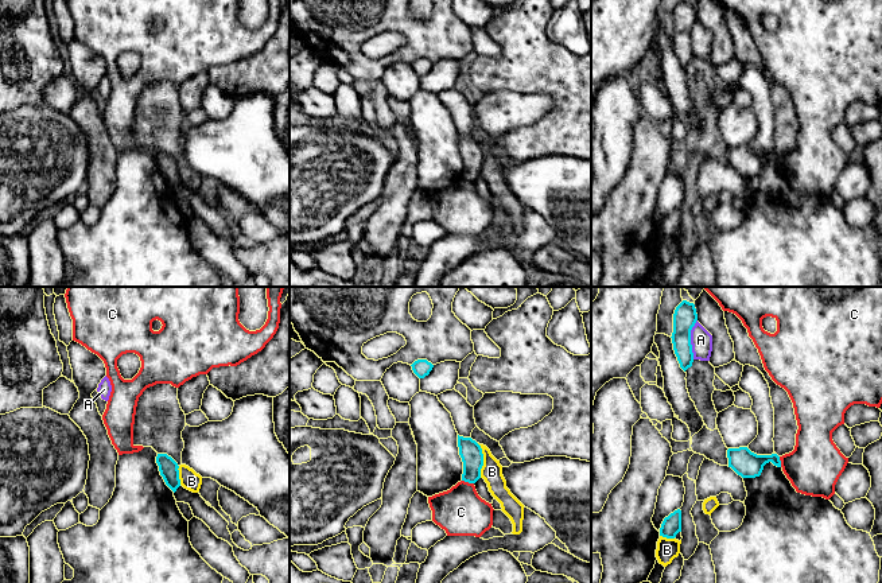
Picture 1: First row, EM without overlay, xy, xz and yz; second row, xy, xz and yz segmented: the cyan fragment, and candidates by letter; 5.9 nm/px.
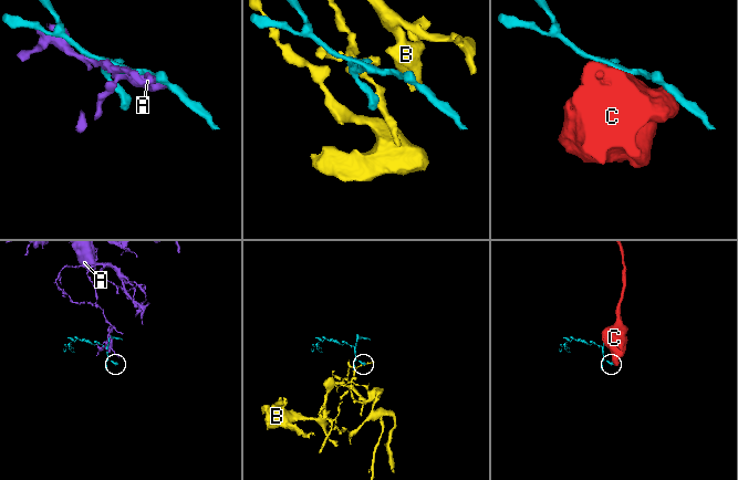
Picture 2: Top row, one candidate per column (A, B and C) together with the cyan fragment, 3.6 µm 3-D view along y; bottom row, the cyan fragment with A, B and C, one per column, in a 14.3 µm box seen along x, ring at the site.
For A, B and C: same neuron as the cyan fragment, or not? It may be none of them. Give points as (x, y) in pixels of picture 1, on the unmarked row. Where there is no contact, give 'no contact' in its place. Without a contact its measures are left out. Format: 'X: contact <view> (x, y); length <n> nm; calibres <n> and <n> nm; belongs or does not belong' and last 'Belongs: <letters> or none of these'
A: contact yz (690, 38); length 240 nm; calibres 140 and 130 nm; does not belong
B: contact xz (482, 159); length 200 nm; calibres 140 and 130 nm; does not belong
C: contact xz (467, 179); length 80 nm; calibres 140 and 280 nm; does not belong
Belongs: none of these

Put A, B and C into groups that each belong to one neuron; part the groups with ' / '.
A / B / C

